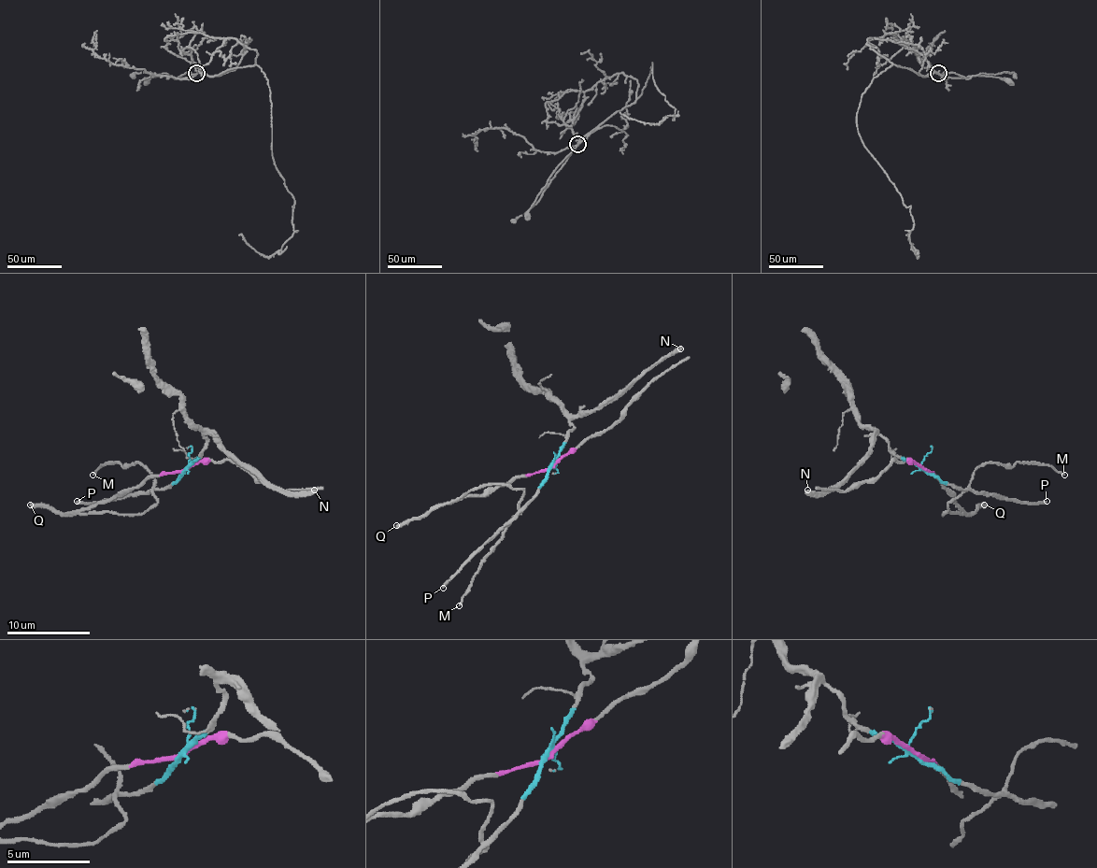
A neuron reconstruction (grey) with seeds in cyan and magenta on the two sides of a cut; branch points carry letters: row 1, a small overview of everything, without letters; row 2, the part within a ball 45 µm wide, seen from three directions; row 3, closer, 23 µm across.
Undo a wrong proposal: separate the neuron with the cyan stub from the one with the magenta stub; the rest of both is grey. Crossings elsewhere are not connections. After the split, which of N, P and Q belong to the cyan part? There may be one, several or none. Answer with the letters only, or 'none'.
N, P

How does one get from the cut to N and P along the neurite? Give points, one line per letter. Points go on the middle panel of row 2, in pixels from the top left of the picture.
N: (553, 466), (563, 441), (574, 429), (574, 419), (596, 410), (608, 400), (619, 397), (642, 375), (681, 348)
P: (553, 466), (547, 480), (443, 588)

